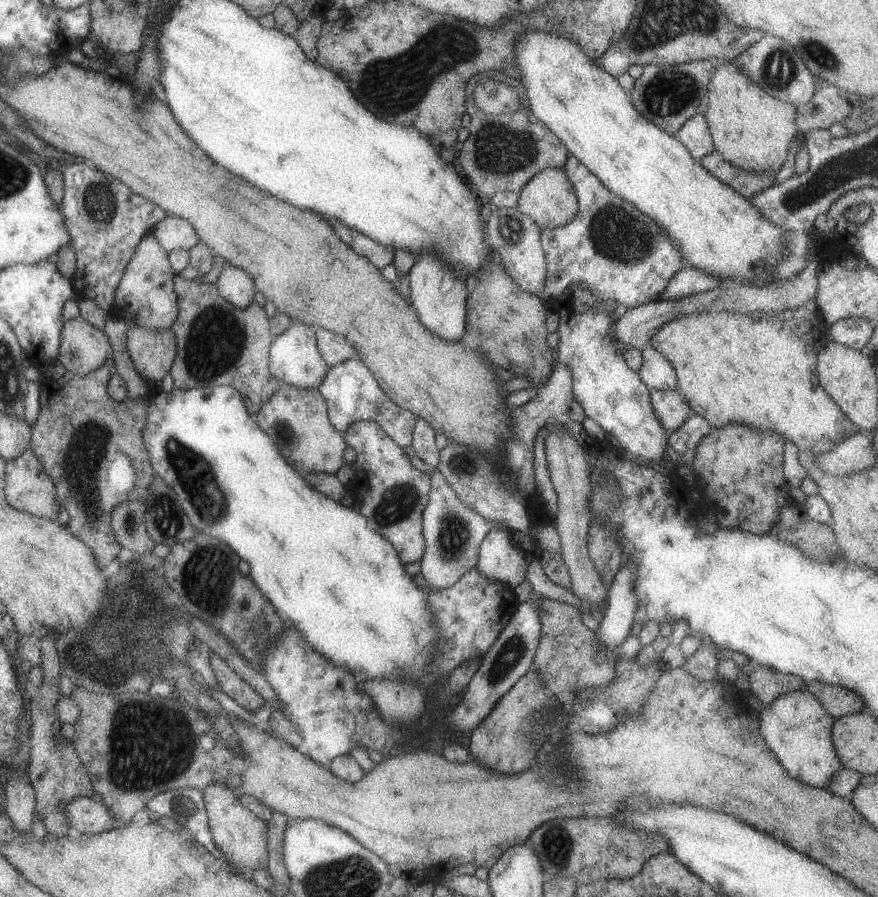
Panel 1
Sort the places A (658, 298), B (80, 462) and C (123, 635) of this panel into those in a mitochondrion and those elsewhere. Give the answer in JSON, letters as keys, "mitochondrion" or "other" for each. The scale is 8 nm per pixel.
{"A":"other","B":"mitochondrion","C":"mitochondrion"}

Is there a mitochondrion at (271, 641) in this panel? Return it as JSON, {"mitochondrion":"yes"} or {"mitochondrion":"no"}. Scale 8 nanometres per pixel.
{"mitochondrion":"no"}

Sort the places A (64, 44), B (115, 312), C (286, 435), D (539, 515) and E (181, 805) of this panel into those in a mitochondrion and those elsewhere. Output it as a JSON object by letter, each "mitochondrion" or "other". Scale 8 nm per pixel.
{"A":"other","B":"other","C":"mitochondrion","D":"other","E":"mitochondrion"}

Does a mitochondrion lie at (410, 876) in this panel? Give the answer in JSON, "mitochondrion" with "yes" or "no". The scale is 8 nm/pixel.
{"mitochondrion":"no"}

